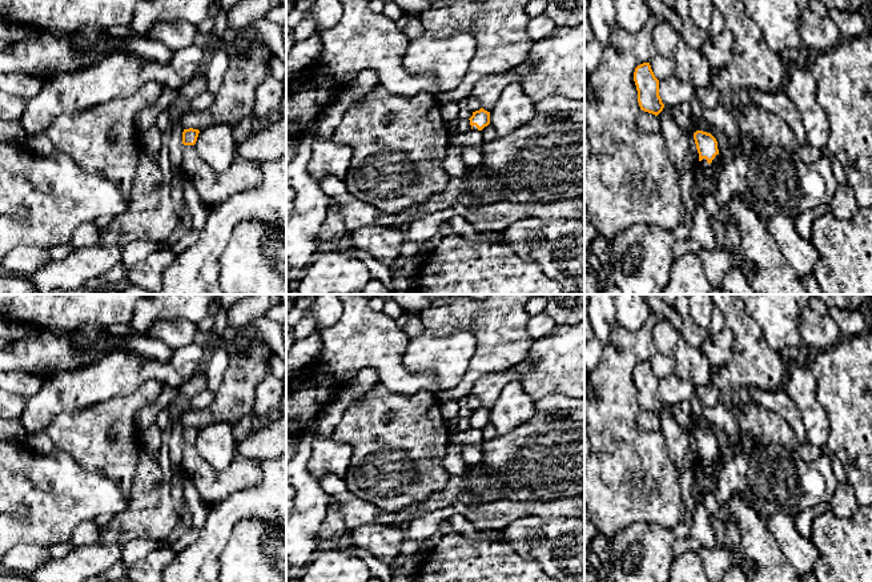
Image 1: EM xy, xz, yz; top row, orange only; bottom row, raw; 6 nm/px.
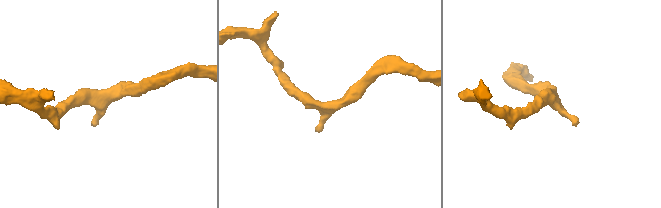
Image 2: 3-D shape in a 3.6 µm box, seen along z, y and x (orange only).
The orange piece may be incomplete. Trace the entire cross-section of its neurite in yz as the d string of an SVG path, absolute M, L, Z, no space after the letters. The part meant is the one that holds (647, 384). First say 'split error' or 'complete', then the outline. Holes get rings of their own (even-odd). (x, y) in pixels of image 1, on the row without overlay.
complete | M643 361L635 366L634 380L640 408L658 414L664 402L659 394L659 378L655 376L650 361Z

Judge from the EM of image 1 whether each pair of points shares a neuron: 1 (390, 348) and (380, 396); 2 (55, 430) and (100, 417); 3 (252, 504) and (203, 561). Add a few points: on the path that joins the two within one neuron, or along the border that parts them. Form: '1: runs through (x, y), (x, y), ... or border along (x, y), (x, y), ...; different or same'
1: border along (380, 381), (393, 392), (412, 396); different
2: runs through (65, 430), (87, 430), (89, 428); same
3: runs through (236, 512), (216, 532), (209, 545); same

